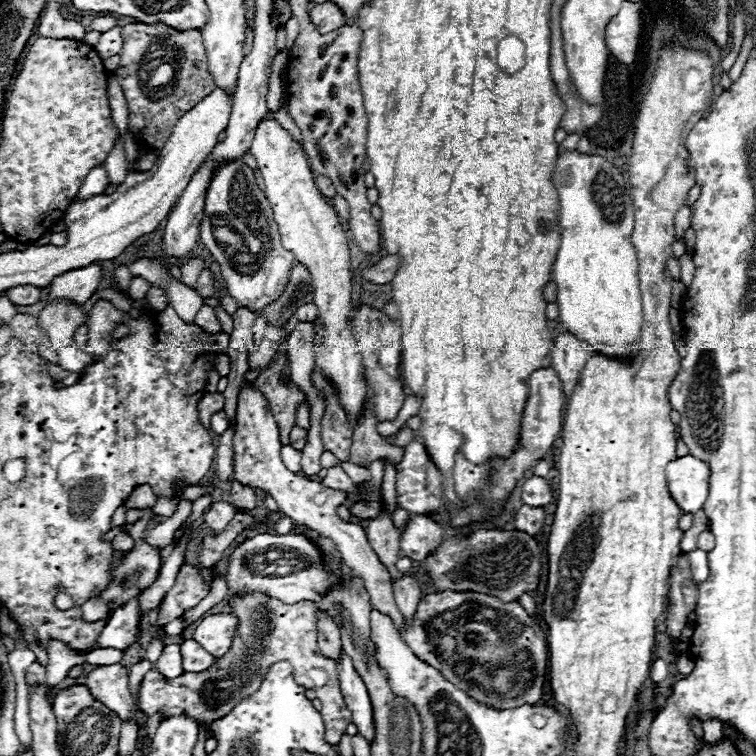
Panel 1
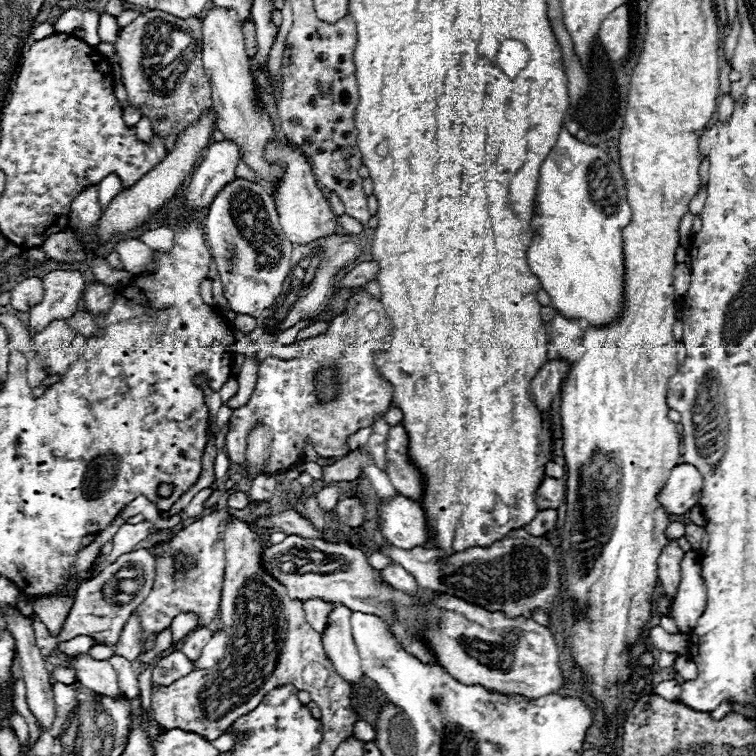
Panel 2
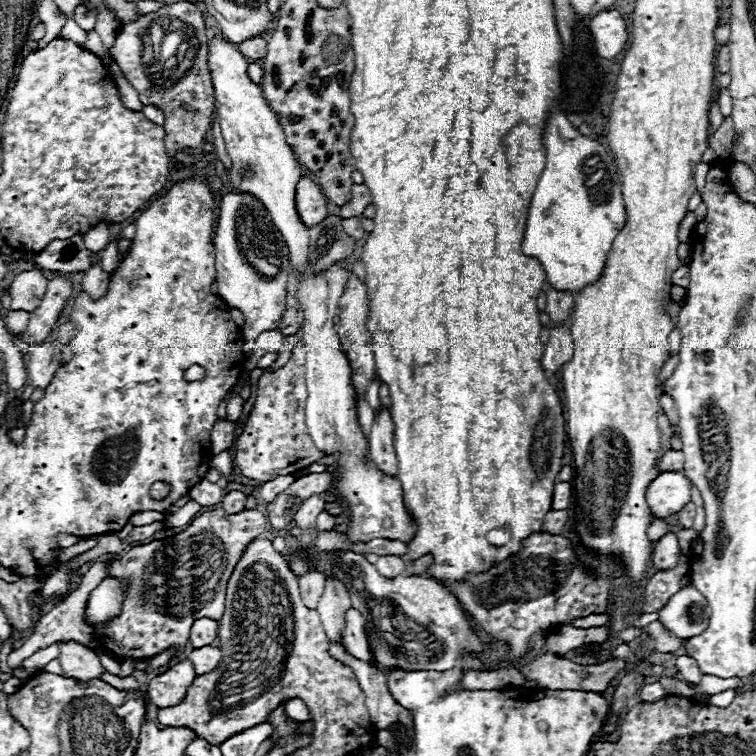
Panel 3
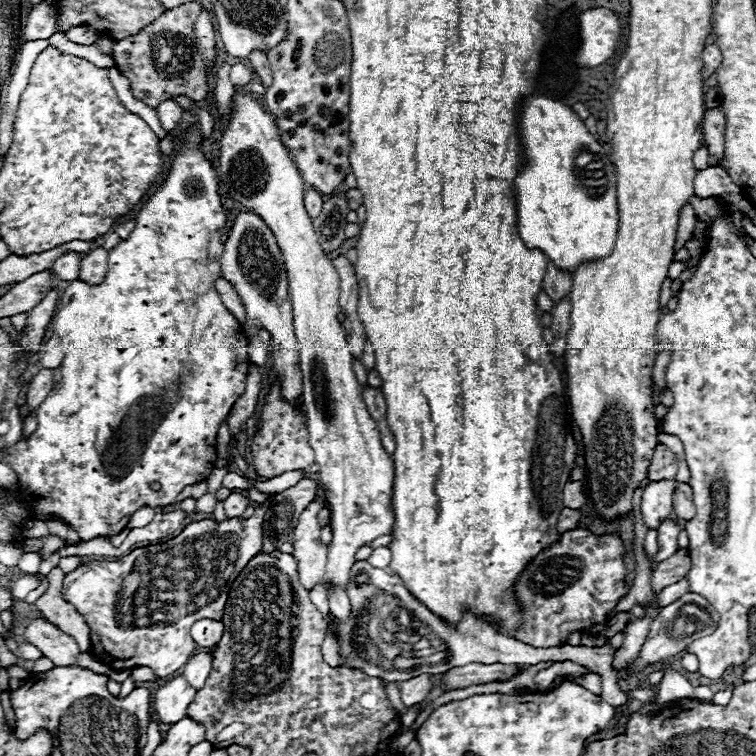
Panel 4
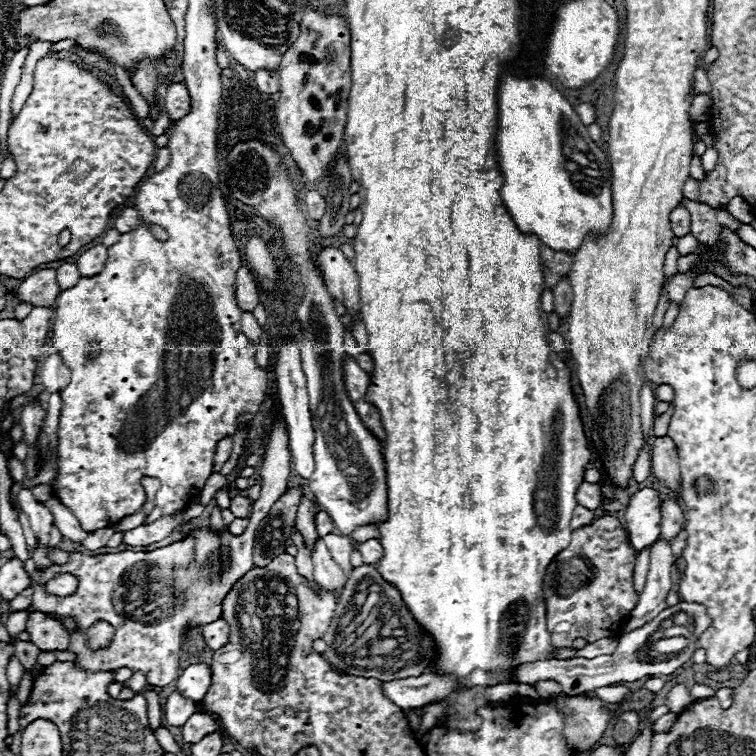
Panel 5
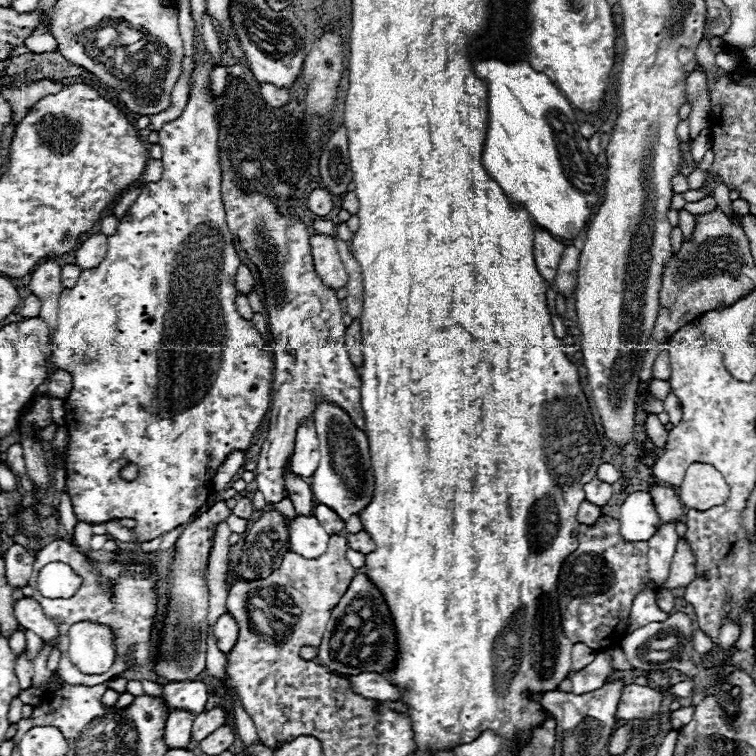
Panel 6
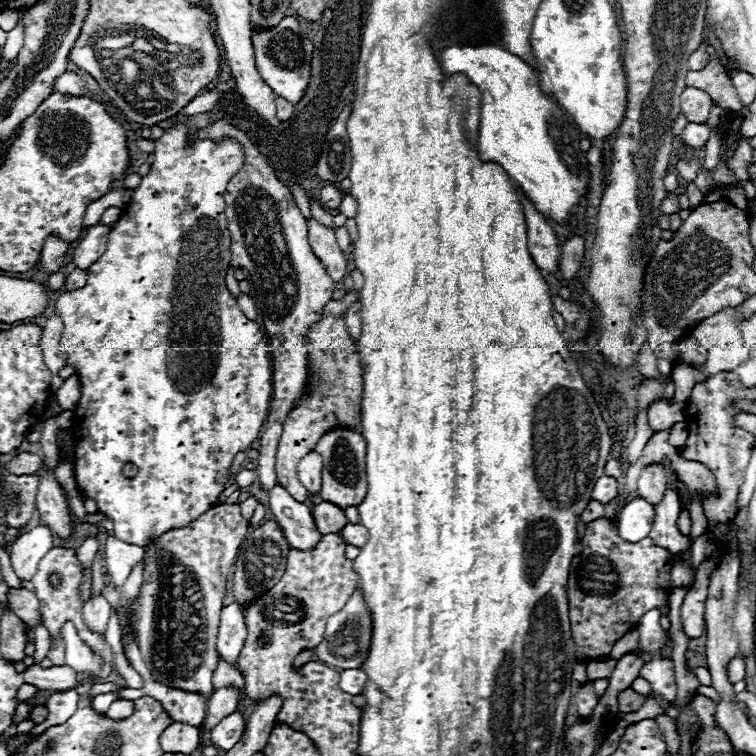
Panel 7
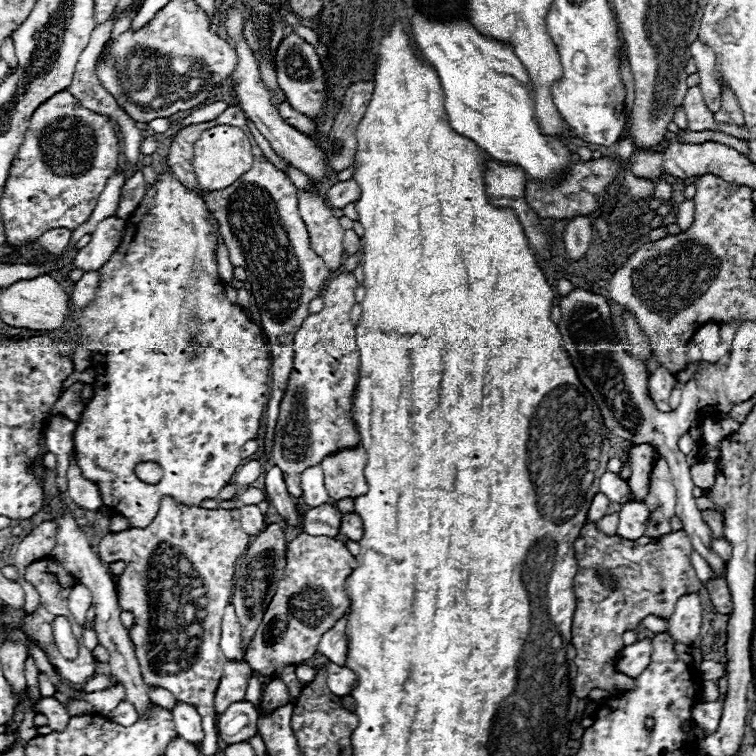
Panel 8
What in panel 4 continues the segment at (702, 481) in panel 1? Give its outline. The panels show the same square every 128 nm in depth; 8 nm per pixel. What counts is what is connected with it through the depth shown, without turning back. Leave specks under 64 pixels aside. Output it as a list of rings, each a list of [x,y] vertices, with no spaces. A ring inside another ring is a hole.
[[[676,480],[650,482],[642,492],[642,516],[648,528],[658,528],[672,514],[672,496],[678,488]]]

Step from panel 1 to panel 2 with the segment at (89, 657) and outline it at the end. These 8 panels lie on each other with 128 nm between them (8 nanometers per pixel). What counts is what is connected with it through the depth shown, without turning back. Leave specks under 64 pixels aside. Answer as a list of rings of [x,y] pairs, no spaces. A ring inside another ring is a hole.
[[[110,656],[108,662],[118,670],[118,678],[120,678],[120,688],[128,698],[134,698],[140,694],[138,690],[138,680],[136,680],[136,672],[132,670],[132,662],[122,660],[122,656]]]

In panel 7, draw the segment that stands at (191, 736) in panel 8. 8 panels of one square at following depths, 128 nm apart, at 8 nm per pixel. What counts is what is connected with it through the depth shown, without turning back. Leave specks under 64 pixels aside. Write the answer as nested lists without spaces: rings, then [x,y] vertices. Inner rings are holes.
[[[138,563],[131,571],[130,575],[126,579],[126,582],[121,588],[123,596],[128,601],[132,603],[136,596],[139,594],[140,587],[142,585],[142,571],[143,565]],[[130,630],[130,638],[128,638],[128,658],[132,662],[132,666],[140,668],[140,676],[142,676],[144,684],[142,684],[140,690],[124,688],[118,698],[136,700],[136,698],[142,698],[142,696],[152,696],[158,702],[162,702],[162,706],[166,708],[166,712],[170,714],[170,718],[174,722],[182,720],[182,722],[192,724],[192,726],[200,726],[204,722],[208,698],[202,696],[202,694],[196,694],[196,692],[182,692],[180,688],[170,688],[170,686],[164,686],[164,684],[156,682],[150,676],[150,672],[146,670],[146,664],[144,664],[142,656],[140,656],[140,650],[138,650],[138,646],[134,642],[132,630]]]

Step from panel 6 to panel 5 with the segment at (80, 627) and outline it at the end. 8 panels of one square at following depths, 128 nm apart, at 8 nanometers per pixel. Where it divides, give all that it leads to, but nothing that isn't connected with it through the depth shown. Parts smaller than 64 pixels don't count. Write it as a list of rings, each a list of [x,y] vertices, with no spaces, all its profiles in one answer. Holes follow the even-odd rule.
[[[98,622],[88,630],[88,640],[90,640],[90,648],[98,648],[98,646],[106,646],[112,638],[114,630],[110,624],[106,622]]]

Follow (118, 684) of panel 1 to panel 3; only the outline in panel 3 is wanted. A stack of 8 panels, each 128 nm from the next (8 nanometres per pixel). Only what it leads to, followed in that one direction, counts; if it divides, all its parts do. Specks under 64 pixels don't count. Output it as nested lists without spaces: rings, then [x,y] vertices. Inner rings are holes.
[[[58,642],[58,646],[60,646],[58,662],[66,676],[88,682],[102,678],[102,674],[106,672],[98,654],[92,648],[86,648],[78,642]]]

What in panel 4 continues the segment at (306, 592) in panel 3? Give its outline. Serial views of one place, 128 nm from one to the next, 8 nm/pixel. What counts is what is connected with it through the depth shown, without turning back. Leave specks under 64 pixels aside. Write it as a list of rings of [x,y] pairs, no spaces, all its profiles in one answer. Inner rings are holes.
[[[310,502],[308,508],[300,514],[298,524],[294,528],[294,552],[292,556],[298,560],[298,576],[306,590],[312,590],[316,584],[322,584],[324,566],[328,546],[320,542],[320,524],[318,512],[320,502]]]

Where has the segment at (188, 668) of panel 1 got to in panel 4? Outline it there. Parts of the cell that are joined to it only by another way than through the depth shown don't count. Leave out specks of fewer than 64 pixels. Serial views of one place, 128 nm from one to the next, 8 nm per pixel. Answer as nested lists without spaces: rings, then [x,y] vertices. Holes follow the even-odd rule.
[[[208,618],[194,622],[190,628],[190,636],[200,648],[216,646],[218,640],[222,638],[222,632],[224,632],[224,624],[218,620],[208,620]]]

